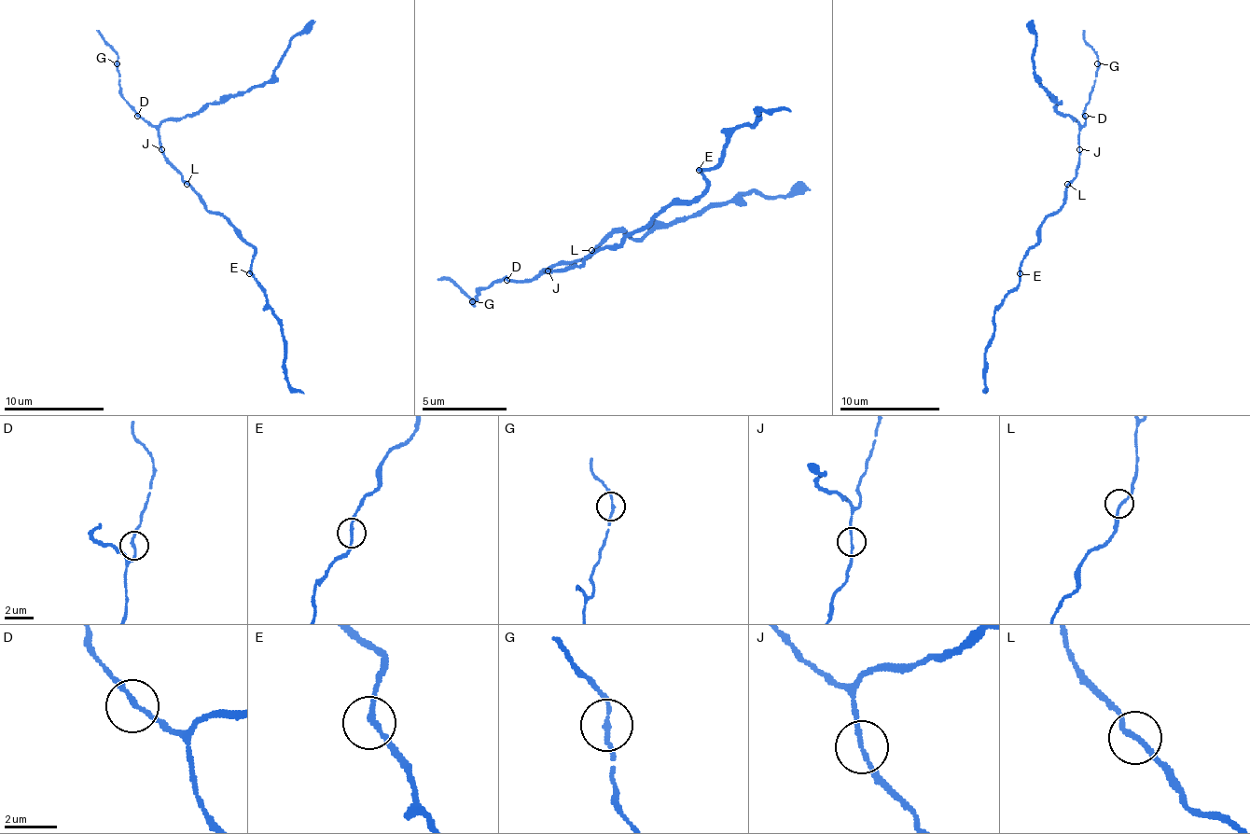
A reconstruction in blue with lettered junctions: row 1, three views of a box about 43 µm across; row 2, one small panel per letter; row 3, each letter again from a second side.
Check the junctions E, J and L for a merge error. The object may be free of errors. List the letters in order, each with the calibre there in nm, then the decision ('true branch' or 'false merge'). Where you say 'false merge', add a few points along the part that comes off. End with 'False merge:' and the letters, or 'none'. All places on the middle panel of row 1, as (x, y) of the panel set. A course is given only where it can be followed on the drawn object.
E: calibre 170 nm; true branch
J: calibre 150 nm; true branch
L: calibre 190 nm; true branch
False merge: none

